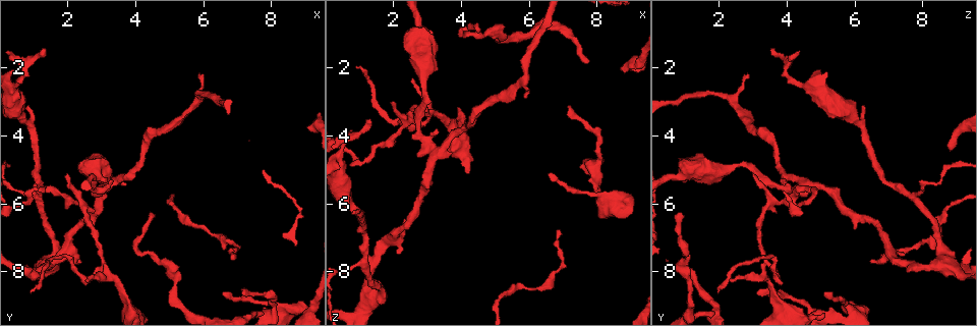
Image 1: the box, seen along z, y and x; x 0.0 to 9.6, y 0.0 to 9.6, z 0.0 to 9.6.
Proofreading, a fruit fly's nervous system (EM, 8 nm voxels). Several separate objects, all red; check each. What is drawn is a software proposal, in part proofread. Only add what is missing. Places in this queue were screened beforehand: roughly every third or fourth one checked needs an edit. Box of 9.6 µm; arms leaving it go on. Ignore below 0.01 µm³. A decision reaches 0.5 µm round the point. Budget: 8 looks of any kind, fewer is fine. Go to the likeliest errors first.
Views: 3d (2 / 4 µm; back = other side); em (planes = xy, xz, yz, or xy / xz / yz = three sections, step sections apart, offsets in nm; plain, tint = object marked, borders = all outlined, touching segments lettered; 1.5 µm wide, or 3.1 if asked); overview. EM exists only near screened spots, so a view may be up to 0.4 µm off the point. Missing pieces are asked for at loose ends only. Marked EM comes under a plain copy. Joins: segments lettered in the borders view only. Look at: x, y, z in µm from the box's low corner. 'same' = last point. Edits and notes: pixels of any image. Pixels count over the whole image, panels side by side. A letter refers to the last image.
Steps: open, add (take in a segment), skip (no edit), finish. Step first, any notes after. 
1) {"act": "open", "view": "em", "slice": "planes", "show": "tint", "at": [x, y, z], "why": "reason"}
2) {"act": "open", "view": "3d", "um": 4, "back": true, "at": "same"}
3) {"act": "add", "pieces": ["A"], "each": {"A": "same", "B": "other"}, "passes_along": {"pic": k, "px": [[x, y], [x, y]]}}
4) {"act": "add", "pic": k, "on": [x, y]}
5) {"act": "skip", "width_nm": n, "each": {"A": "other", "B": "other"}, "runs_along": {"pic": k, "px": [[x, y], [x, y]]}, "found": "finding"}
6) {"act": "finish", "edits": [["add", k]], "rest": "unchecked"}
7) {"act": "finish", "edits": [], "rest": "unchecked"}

{"act": "open", "view": "3d", "um": 4, "at": [4.45, 6.25, 0.90], "why": "long arm stops here"}

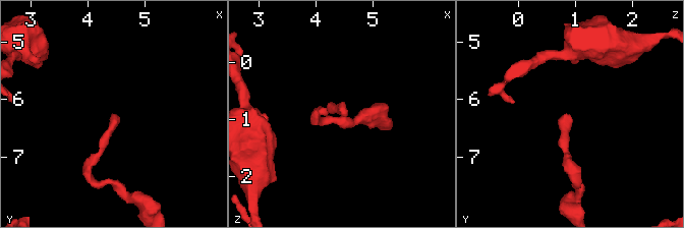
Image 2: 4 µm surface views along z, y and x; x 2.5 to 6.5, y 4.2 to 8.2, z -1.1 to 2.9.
{"act": "open", "view": "em", "slice": "xy", "step": 8, "show": "borders", "at": [4.45, 6.30, 0.85]}

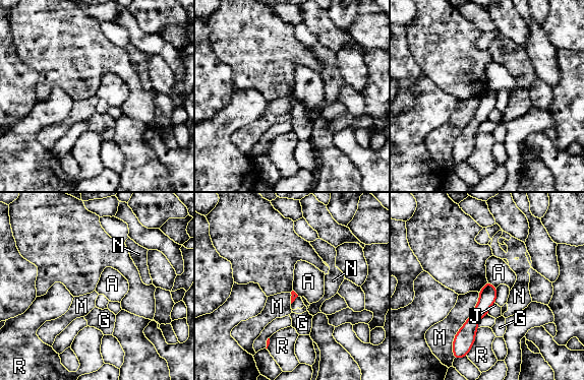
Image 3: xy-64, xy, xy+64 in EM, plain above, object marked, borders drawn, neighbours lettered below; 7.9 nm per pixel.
{"act": "open", "view": "em", "slice": "planes", "show": "borders", "at": "same", "why": "another direction"}

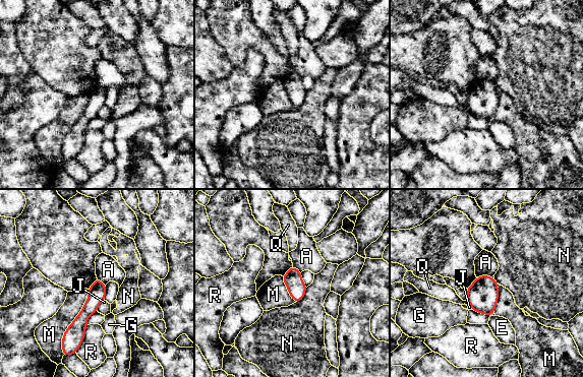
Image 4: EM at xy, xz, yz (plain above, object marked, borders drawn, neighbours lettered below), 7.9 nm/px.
{"act": "skip", "width_nm": 140, "each": {"A": "other", "E": "other", "G": "other", "J": "other", "M": "other", "N": "other", "Q": "other", "R": "other"}, "runs_along": {"pic": 4, "px": [[97, 283], [78, 338]]}, "found": "no lettered segment goes on from it"}

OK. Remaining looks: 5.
{"act": "open", "view": "3d", "um": 2, "back": true, "at": [7.20, 8.55, 3.15], "why": "end of a long branch"}

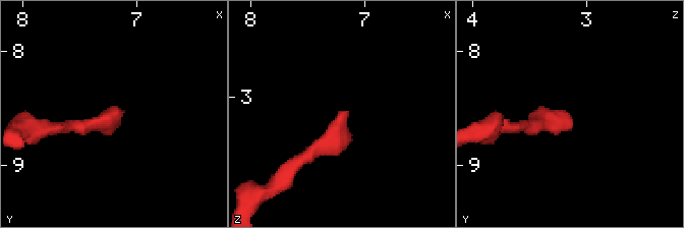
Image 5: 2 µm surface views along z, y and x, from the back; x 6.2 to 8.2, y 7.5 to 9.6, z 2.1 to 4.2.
{"act": "open", "view": "em", "slice": "planes", "show": "tint", "at": [7.14, 8.64, 3.12]}

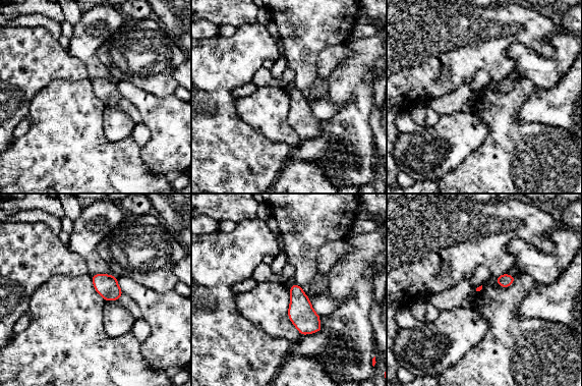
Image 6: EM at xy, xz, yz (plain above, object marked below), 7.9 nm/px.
{"act": "open", "view": "em", "slice": "planes", "show": "borders", "at": "same"}

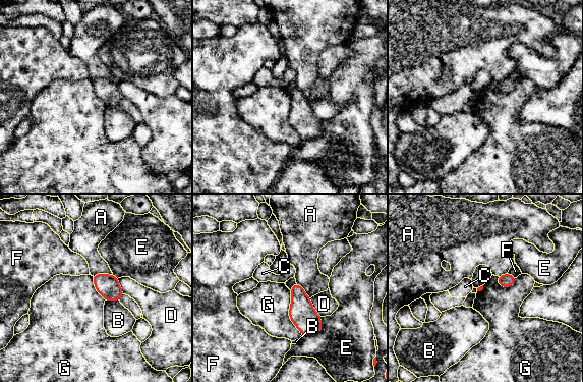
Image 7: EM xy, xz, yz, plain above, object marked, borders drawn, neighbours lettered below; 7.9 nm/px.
{"act": "skip", "longest_contact_nm": ["G", 360], "each": {"A": "other", "B": "other", "C": "other", "D": "other", "E": "other", "F": "other", "G": "other"}, "border": {"pic": 7, "px": [[290, 290], [289, 318], [301, 334]]}, "found": "none of them fits"}

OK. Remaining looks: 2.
{"act": "open", "view": "em", "slice": "planes", "show": "borders", "at": [6.85, 7.60, 6.80]}

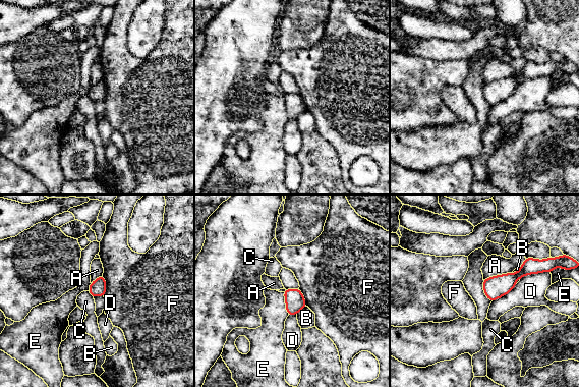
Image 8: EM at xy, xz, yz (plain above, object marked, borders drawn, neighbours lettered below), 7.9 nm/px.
{"act": "skip", "each": {"A": "other", "B": "other", "C": "other", "D": "other", "E": "other", "F": "other"}, "found": "no lettered segment goes on from it"}

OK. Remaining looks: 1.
{"act": "finish", "edits": [], "rest": "unchecked"}

